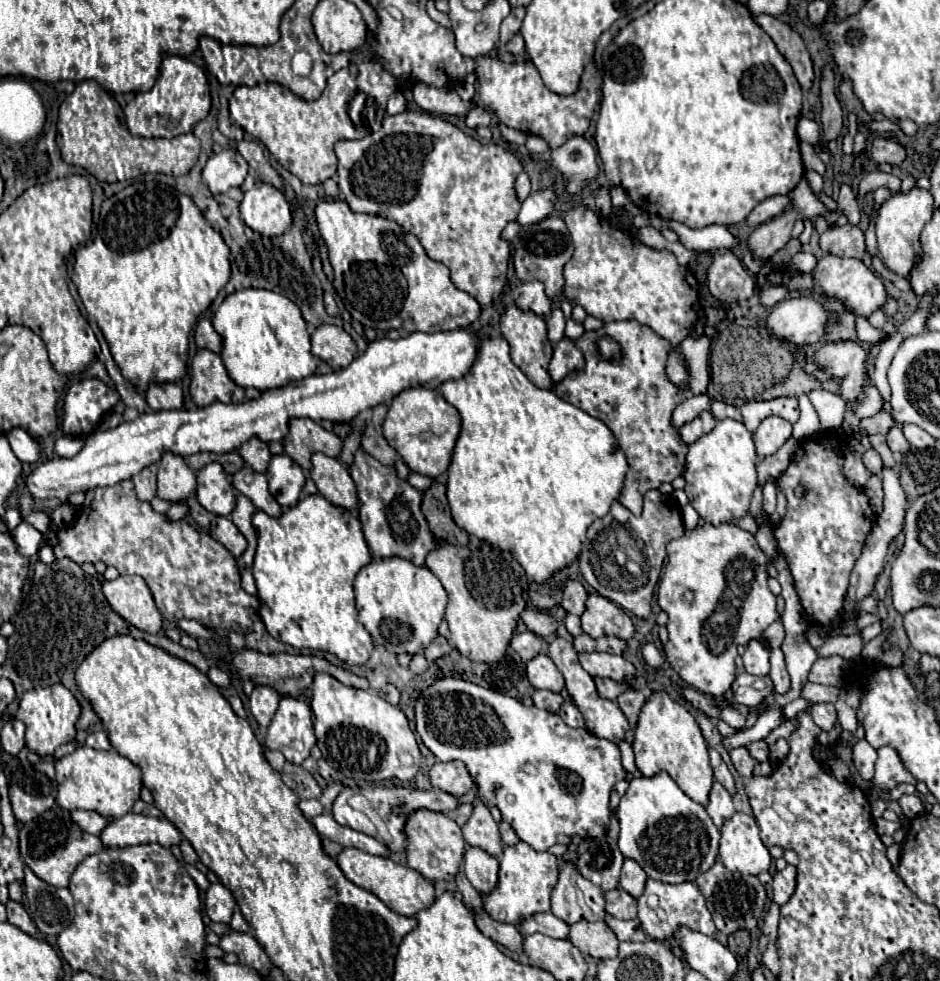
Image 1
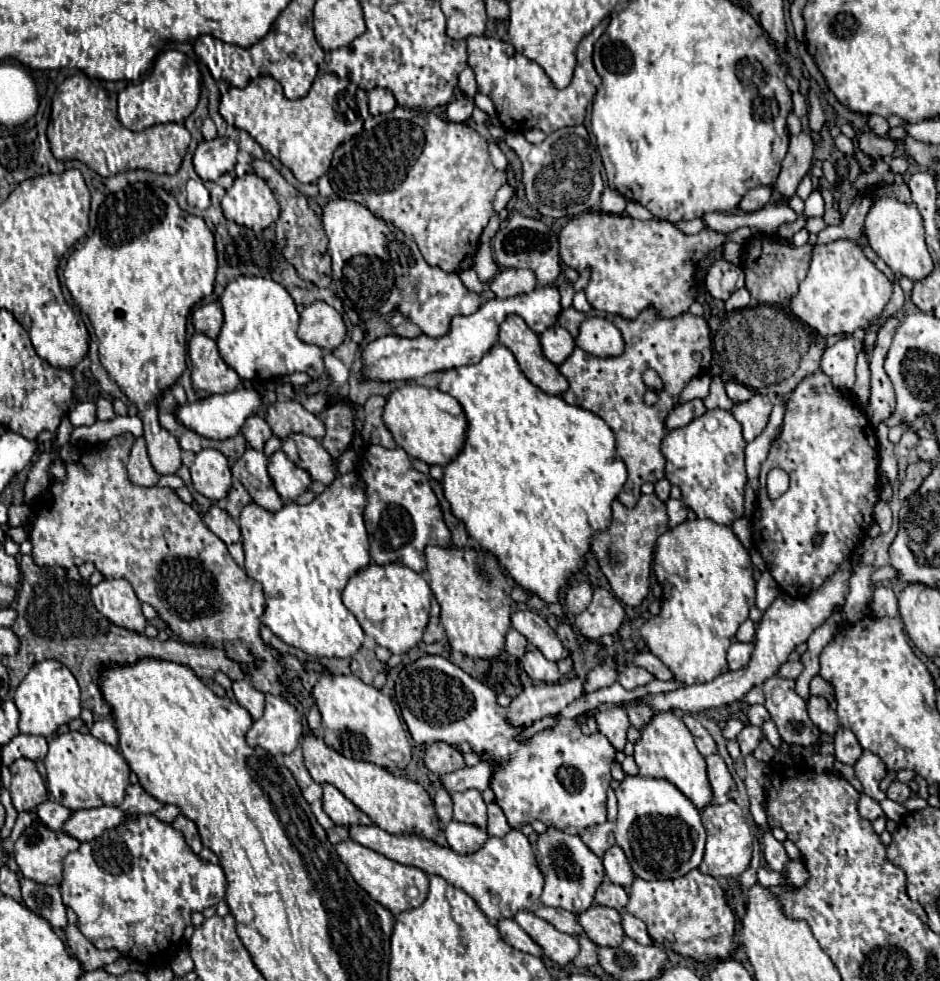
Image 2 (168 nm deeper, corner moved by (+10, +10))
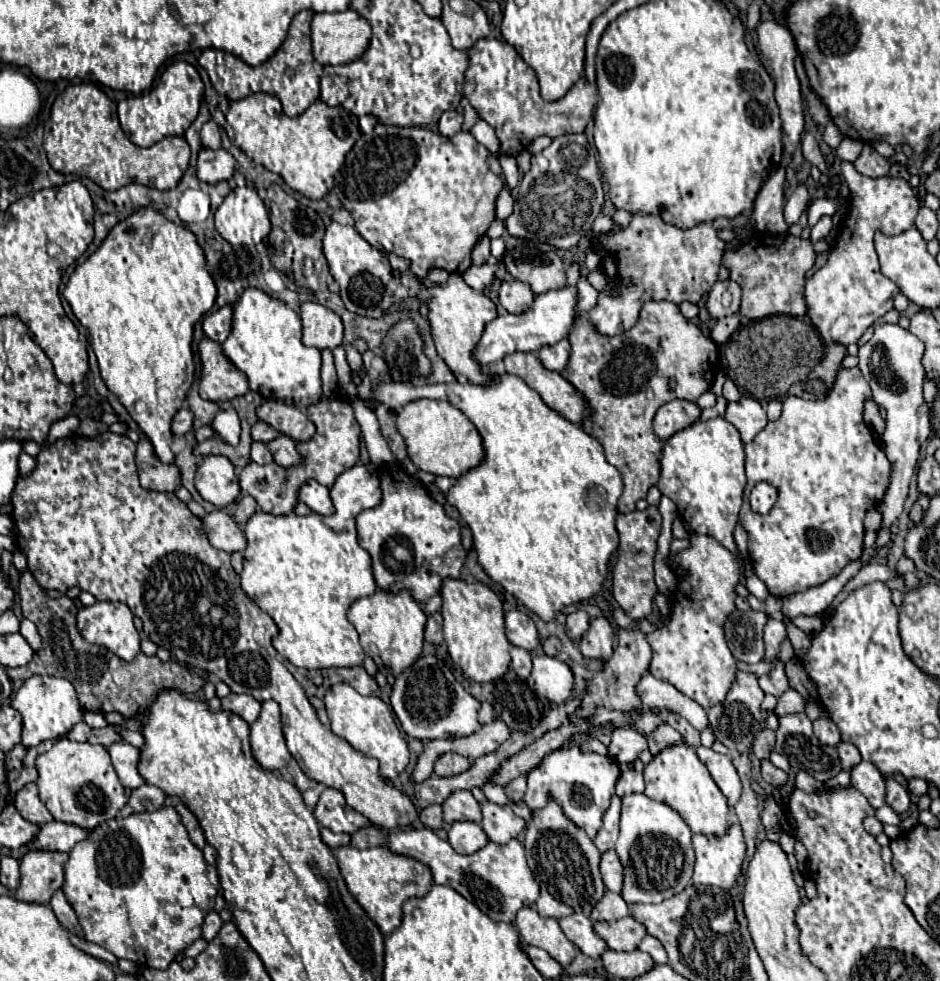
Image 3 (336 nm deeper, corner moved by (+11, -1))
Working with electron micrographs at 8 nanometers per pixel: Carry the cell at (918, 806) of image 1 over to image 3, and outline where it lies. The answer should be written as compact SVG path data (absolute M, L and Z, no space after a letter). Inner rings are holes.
M887 778L887 804L897 814L905 814L909 810L909 804L911 804L907 790L895 778Z

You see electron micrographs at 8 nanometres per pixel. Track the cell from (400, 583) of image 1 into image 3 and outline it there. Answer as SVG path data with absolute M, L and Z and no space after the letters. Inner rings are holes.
M377 590L373 596L359 598L357 602L353 602L347 618L359 632L363 650L375 660L379 668L387 668L393 676L399 676L421 656L423 628L427 616L409 592L403 590L399 594L391 594L391 592Z

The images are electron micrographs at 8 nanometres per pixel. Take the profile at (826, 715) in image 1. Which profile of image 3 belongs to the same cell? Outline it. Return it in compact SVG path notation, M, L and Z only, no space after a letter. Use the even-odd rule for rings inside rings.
M817 718L817 720L813 720L813 732L817 734L817 738L819 738L821 744L837 746L837 744L841 742L839 730L837 730L837 726L833 724L831 718Z

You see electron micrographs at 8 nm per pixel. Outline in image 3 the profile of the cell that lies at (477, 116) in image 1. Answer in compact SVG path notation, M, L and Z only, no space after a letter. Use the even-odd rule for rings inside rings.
M447 110L439 120L439 132L443 136L453 136L461 130L461 124L463 124L463 116L457 114L455 110Z

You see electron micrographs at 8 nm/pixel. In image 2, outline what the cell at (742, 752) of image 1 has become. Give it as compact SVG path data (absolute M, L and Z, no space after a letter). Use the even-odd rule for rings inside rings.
M746 725L746 727L742 729L742 733L736 737L736 741L738 741L738 745L740 745L740 751L742 751L742 757L750 755L750 753L758 747L758 743L760 743L762 737L764 737L764 735L762 735L762 729L760 729L760 727Z

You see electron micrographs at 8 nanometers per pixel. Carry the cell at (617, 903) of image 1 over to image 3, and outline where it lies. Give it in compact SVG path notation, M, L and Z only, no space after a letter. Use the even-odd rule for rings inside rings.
M605 890L605 896L599 904L595 904L593 912L591 912L591 920L593 922L601 922L601 920L619 920L625 918L629 914L625 900L621 898L621 894L609 892Z

